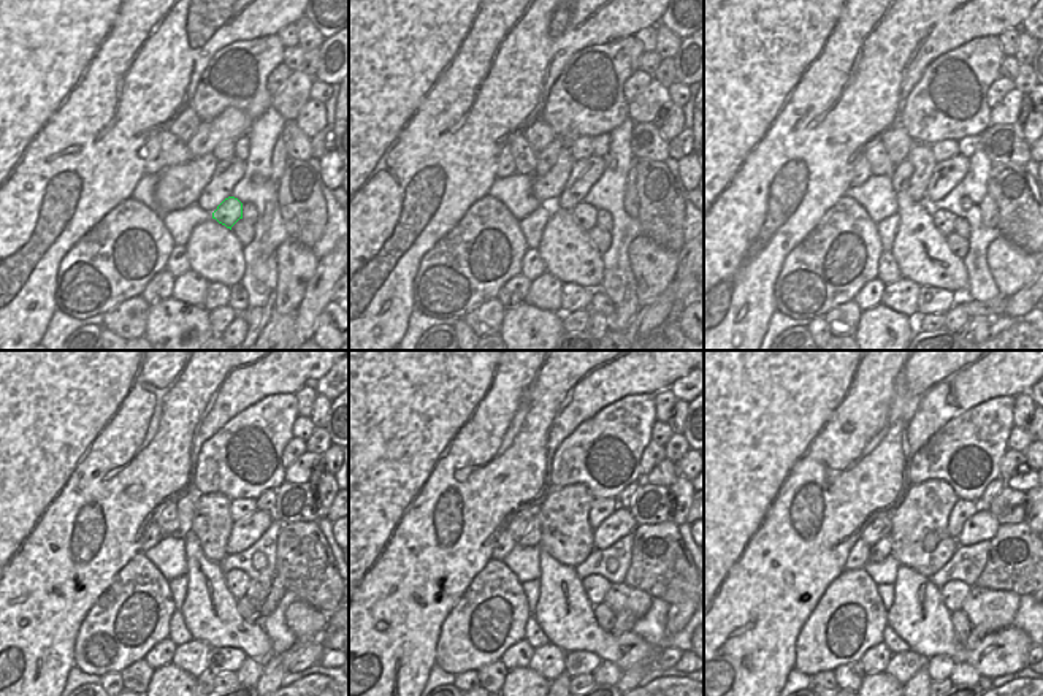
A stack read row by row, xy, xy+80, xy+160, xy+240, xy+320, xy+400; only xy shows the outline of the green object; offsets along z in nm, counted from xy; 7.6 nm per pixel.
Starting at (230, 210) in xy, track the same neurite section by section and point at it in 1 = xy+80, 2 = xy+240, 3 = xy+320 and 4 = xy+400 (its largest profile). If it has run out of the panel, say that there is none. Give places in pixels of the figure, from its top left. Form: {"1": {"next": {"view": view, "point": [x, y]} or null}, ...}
{"1": {"next": {"view": "xy+80", "point": [585, 214]}}, "2": {"next": {"view": "xy+240", "point": [238, 581]}}, "3": {"next": {"view": "xy+320", "point": [595, 585]}}, "4": {"next": {"view": "xy+400", "point": [953, 593]}}}

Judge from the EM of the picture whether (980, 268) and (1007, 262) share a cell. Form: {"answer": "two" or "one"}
{"answer": "two"}

